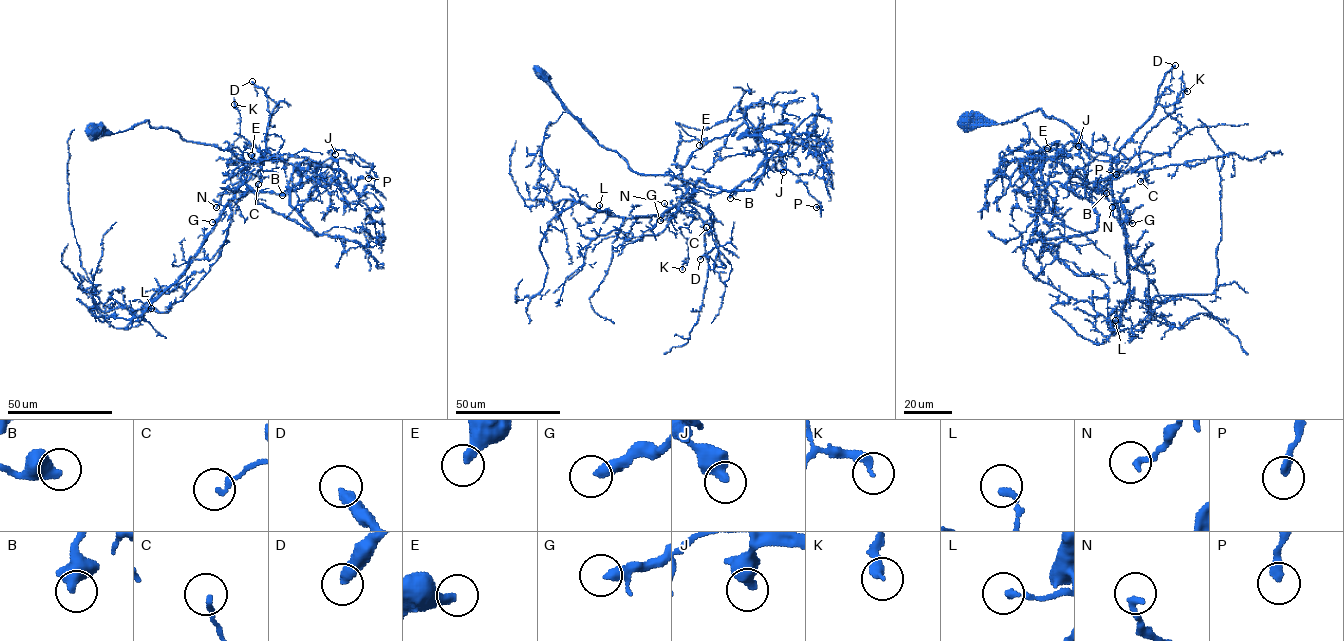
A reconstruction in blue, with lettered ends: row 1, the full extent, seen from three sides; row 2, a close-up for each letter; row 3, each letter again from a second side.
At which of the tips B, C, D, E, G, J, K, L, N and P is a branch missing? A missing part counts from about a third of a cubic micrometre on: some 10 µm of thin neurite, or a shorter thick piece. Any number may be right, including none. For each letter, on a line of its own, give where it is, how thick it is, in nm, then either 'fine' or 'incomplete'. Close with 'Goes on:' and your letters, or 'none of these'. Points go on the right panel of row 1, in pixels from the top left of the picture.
B: (1106, 193) | 600 nm | fine
C: (1140, 181) | 190 nm | fine
D: (1175, 65) | 400 nm | incomplete
E: (1047, 148) | 360 nm | fine
G: (1132, 223) | 240 nm | fine
J: (1078, 146) | 500 nm | fine
K: (1187, 91) | 360 nm | fine
L: (1115, 320) | 240 nm | fine
N: (1112, 207) | 240 nm | fine
P: (1116, 174) | 300 nm | fine
Goes on: D

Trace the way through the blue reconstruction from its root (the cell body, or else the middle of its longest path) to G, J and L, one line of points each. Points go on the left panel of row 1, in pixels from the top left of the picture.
G: (95, 132), (120, 132), (147, 120), (246, 160), (235, 195), (212, 222)
J: (95, 132), (147, 120), (230, 151), (248, 162), (241, 179), (259, 203), (317, 235), (290, 190), (335, 154)
L: (95, 132), (120, 132), (147, 120), (152, 127), (215, 145), (248, 162), (235, 195), (199, 251), (151, 308)

